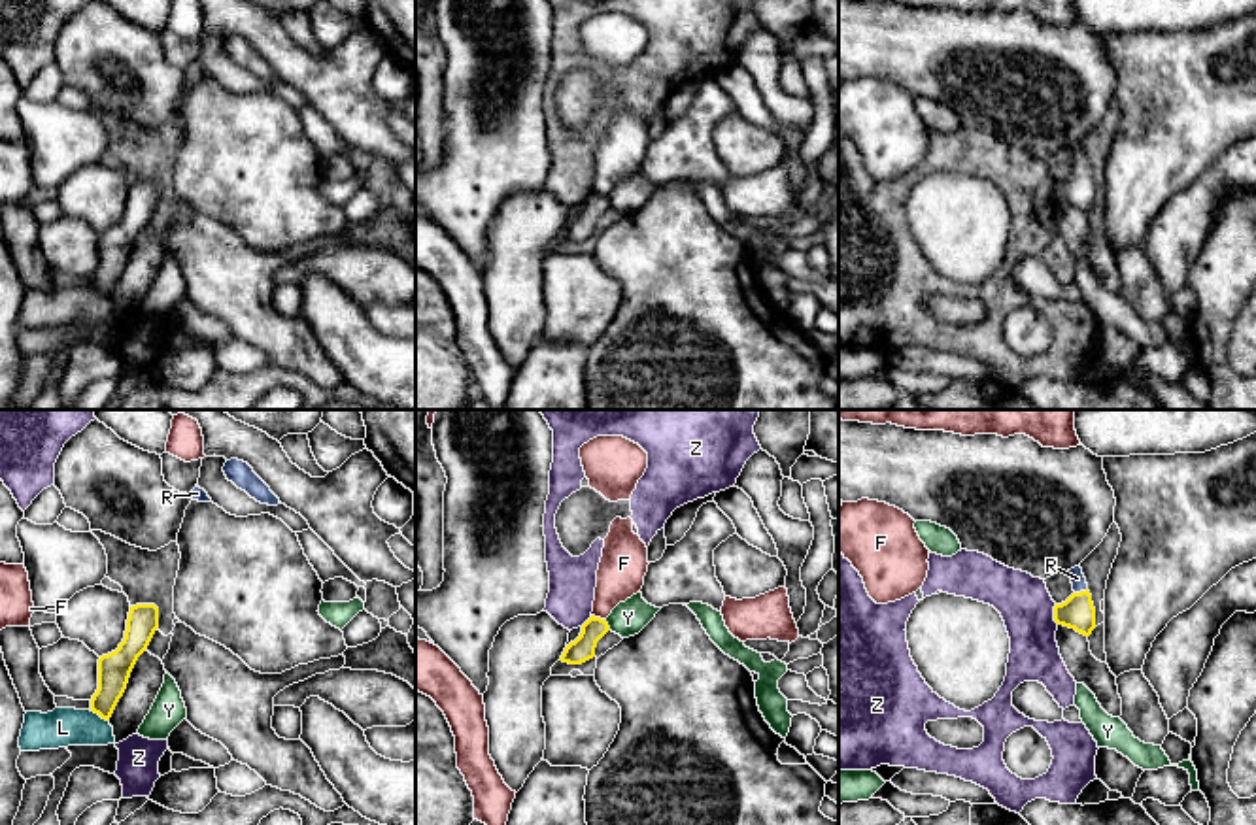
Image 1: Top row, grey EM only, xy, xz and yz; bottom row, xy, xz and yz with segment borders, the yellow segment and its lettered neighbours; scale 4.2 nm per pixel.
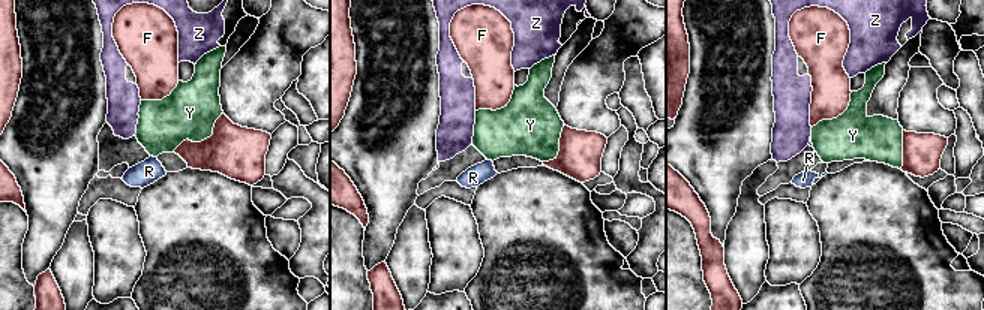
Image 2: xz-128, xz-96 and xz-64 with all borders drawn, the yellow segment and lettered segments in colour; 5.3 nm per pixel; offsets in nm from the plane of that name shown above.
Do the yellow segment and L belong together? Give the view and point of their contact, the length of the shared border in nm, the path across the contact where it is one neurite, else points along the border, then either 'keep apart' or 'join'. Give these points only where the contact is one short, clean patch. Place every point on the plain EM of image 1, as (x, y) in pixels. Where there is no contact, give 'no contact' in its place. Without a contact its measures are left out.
contact xy (99, 291); length 100 nm; border xy (89, 287), (108, 299); keep apart

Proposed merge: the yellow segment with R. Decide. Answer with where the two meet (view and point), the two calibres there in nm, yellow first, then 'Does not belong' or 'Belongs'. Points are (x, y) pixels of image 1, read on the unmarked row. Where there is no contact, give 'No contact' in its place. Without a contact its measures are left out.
Touches yellow at yz (1081, 168). Thickness 150 nm (yellow) against 60 nm. Belongs

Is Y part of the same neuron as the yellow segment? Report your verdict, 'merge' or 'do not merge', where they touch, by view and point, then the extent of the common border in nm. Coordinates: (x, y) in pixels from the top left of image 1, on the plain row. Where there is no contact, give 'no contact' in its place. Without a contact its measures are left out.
do not merge; contact xz (607, 202); length 50 nm

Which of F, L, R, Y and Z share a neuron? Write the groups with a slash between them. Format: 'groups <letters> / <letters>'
groups F / L / R / Y / Z

